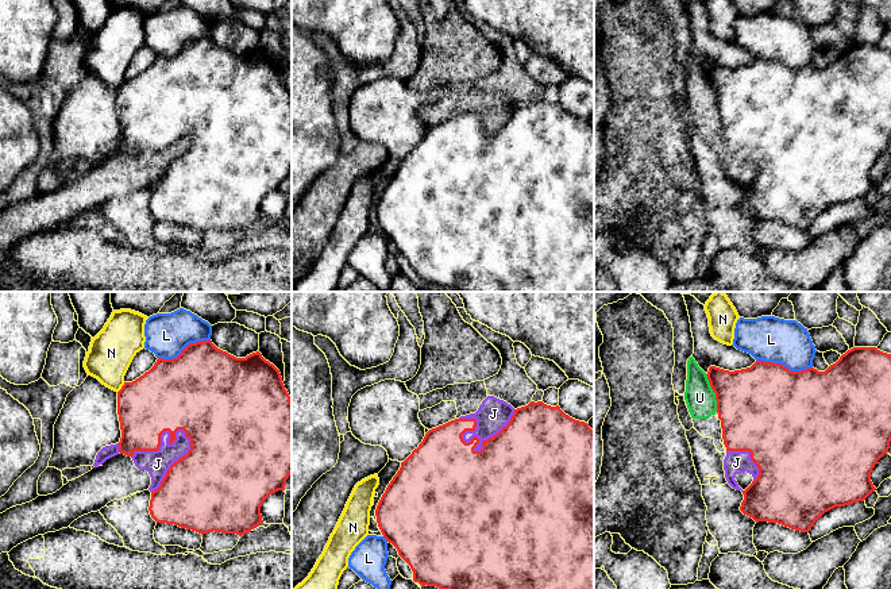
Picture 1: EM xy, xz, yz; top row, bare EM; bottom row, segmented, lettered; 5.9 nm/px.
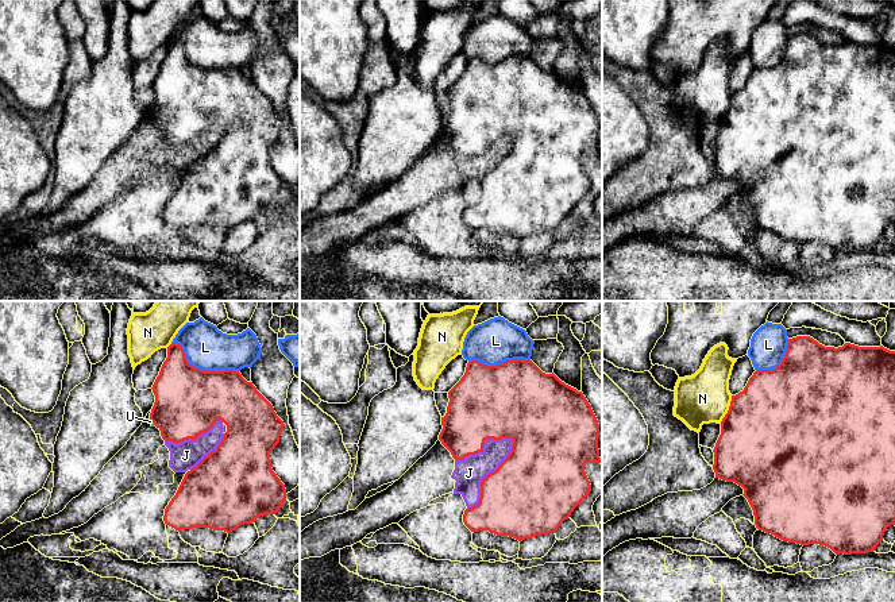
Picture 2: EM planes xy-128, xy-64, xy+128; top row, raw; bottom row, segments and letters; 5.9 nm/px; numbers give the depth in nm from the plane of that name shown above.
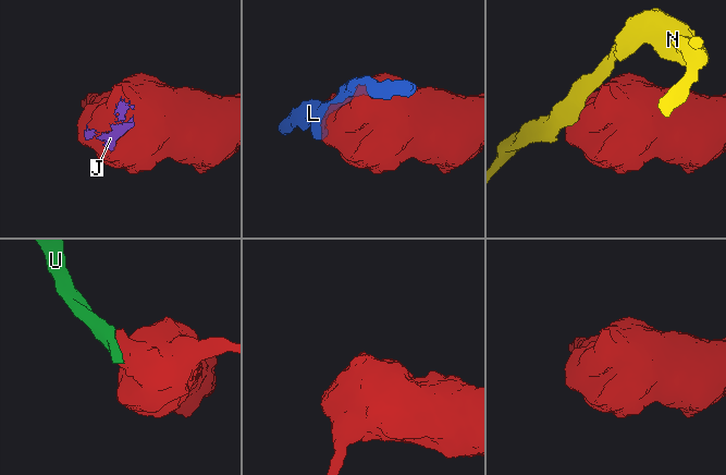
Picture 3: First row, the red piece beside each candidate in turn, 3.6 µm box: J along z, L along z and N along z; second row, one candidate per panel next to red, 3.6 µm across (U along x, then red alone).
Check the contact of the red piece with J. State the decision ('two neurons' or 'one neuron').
two neurons

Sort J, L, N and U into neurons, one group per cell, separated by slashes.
J U / L / N

